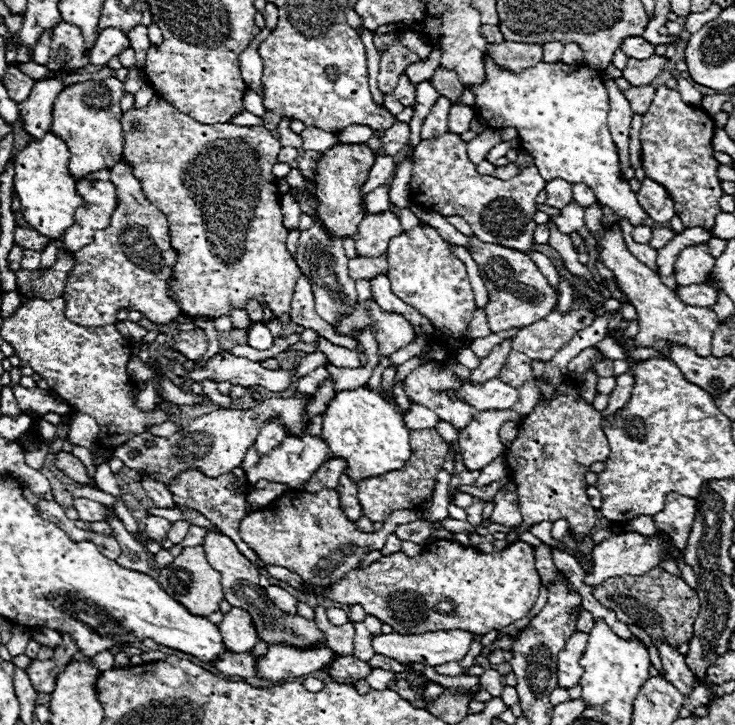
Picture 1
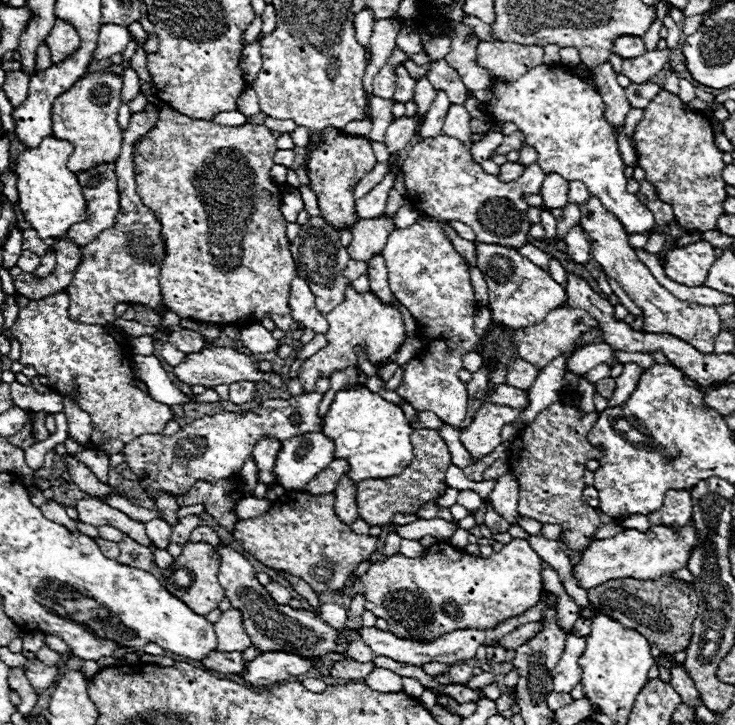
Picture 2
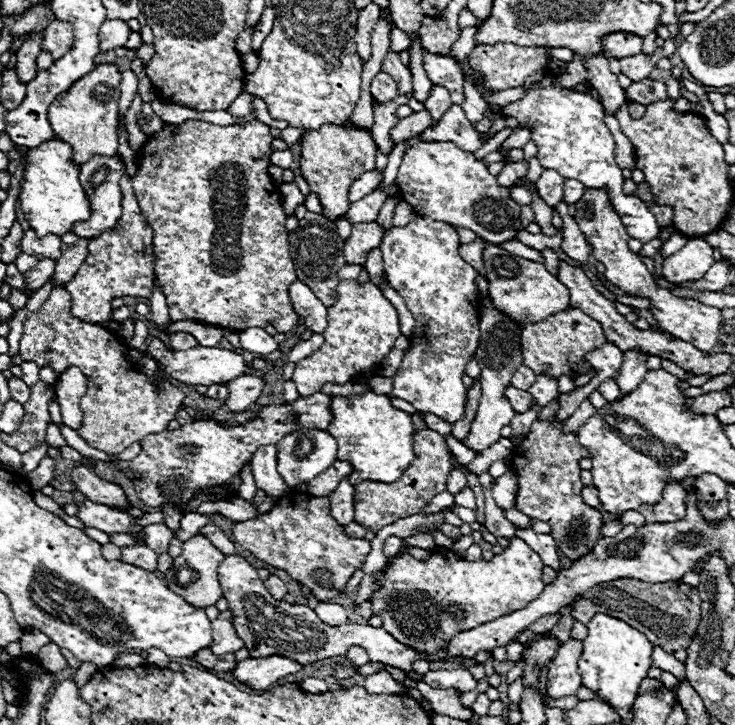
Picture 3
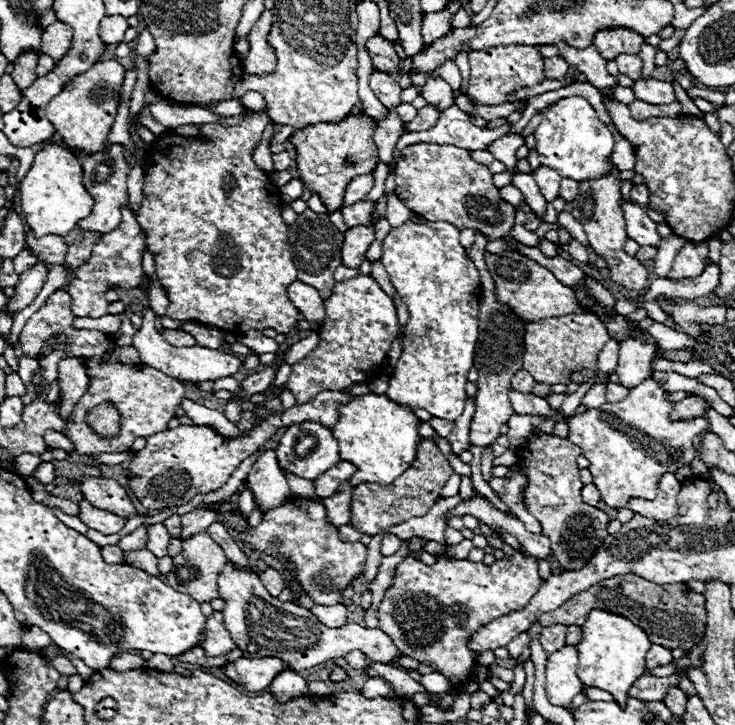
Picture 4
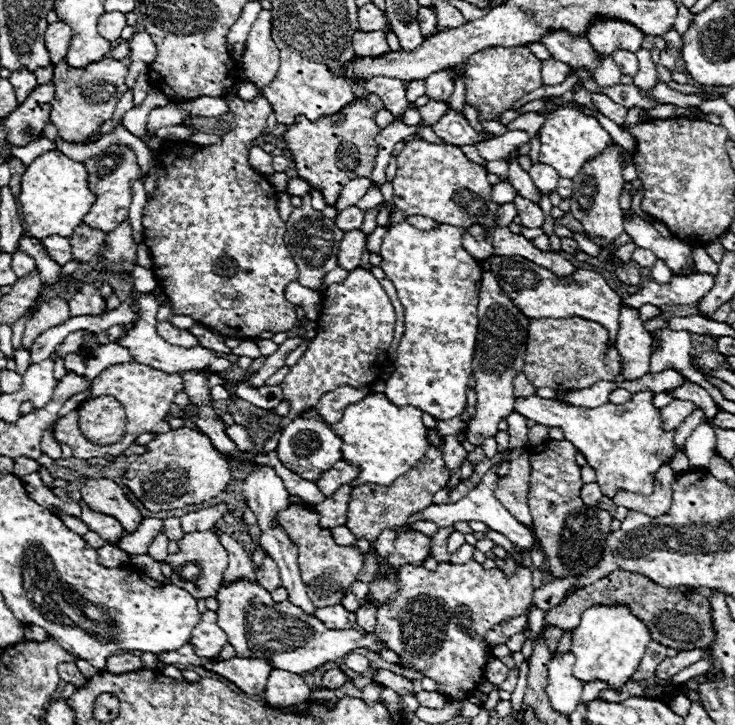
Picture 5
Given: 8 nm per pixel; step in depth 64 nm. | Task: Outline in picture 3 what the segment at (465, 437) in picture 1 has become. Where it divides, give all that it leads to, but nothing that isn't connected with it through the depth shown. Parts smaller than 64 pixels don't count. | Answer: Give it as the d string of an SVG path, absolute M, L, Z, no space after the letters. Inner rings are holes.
M490 296L482 298L482 308L480 308L480 344L476 348L476 362L482 370L480 374L480 386L482 386L482 396L480 396L480 406L476 410L476 418L470 426L470 434L464 440L468 448L472 448L474 452L482 452L484 448L488 448L490 444L496 444L500 440L500 430L502 426L510 424L510 420L514 418L514 410L510 406L510 402L506 402L504 398L504 390L506 386L510 386L510 378L514 374L514 370L518 370L518 366L522 364L522 348L518 342L518 332L522 330L520 324L516 324L512 318L508 318L506 314L502 314L500 310L496 310L492 306Z

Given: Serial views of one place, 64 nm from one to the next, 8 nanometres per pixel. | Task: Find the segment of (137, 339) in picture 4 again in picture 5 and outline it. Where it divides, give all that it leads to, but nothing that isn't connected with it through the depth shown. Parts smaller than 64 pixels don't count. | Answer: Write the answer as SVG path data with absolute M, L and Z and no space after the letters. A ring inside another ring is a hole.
M142 292L138 296L136 304L140 306L140 322L132 330L128 330L124 338L118 340L118 344L122 348L128 348L130 356L136 362L152 366L152 368L158 368L158 370L164 370L164 372L174 372L174 374L186 372L186 370L208 370L210 374L218 374L220 370L232 368L232 362L228 362L226 358L214 356L212 350L208 350L208 348L202 348L202 346L196 346L196 348L178 348L178 346L172 346L166 340L162 340L156 334L156 312L160 308L160 302L158 302L158 296L154 292Z

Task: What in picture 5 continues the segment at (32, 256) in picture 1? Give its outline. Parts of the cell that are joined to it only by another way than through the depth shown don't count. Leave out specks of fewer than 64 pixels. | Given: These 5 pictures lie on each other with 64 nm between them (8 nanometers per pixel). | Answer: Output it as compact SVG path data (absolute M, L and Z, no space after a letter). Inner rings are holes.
M16 252L16 254L12 256L12 270L14 270L14 274L16 274L18 278L30 274L32 270L36 270L34 258L30 258L30 256L24 254L24 252Z

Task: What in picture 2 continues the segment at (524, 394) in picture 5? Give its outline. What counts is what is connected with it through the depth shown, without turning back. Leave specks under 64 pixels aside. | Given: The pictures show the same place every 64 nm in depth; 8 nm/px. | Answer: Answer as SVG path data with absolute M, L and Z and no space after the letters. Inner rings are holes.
M518 358L518 360L516 360L514 364L510 364L510 368L508 368L506 384L514 386L514 388L520 388L520 390L528 390L528 388L534 384L536 376L538 376L538 370L536 370L532 364L528 364L526 360Z

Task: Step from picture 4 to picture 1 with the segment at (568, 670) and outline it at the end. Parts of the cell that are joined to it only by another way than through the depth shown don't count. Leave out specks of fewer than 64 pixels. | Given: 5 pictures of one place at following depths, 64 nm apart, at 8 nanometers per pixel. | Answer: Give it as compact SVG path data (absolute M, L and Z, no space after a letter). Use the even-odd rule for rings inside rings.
M574 632L568 640L564 650L558 654L558 686L560 688L572 688L580 682L580 676L584 668L580 666L580 656L584 654L588 634Z

